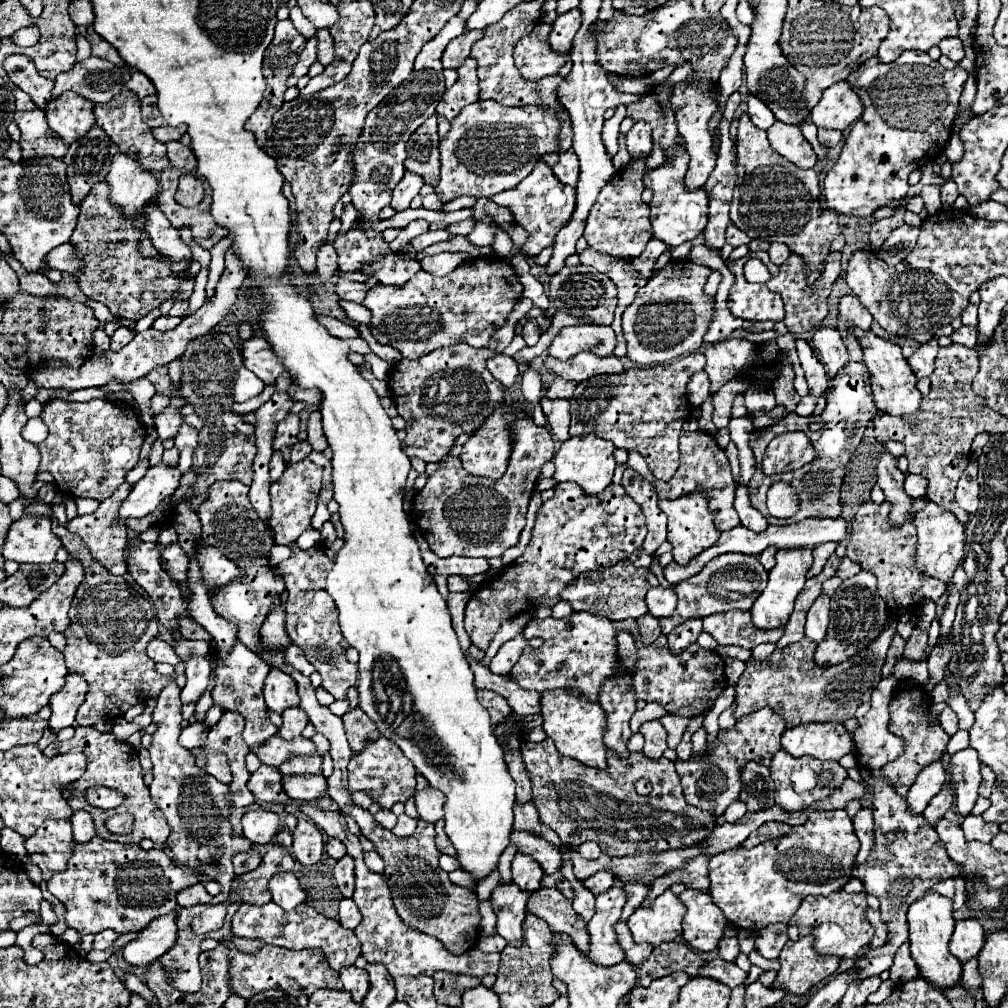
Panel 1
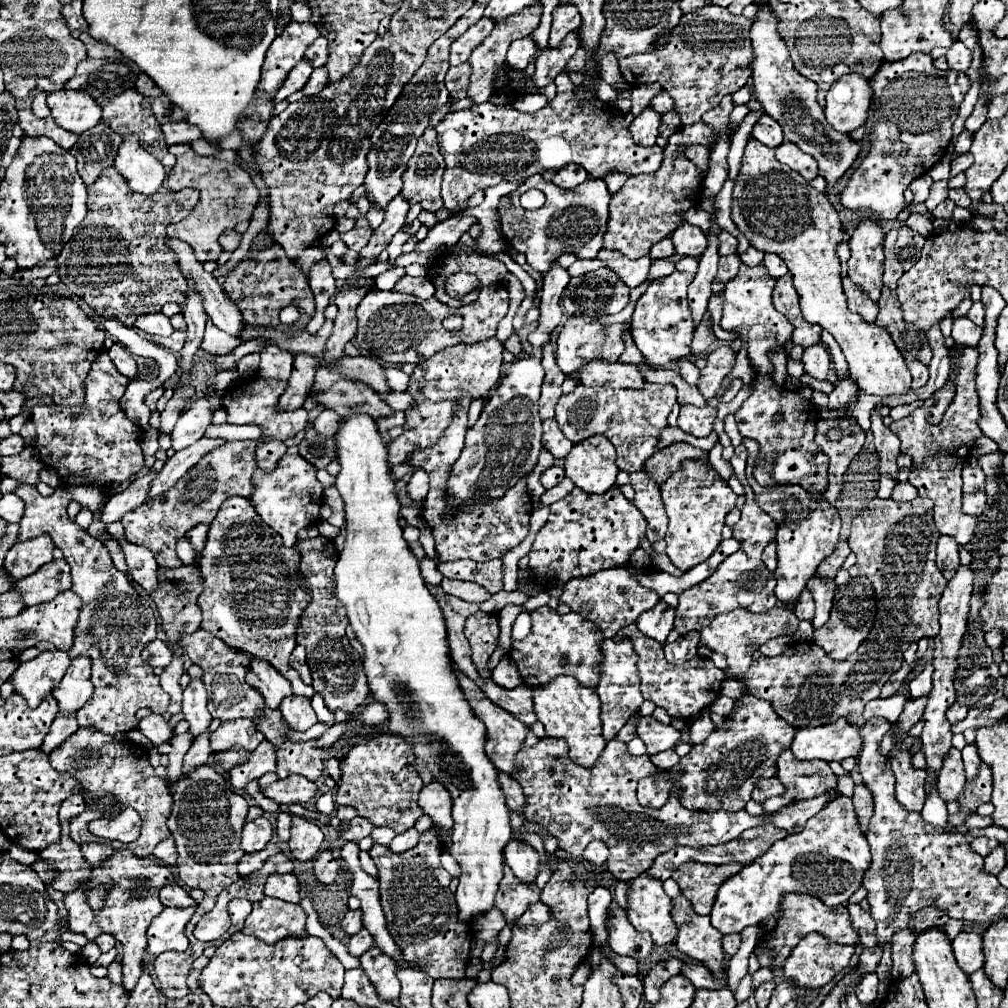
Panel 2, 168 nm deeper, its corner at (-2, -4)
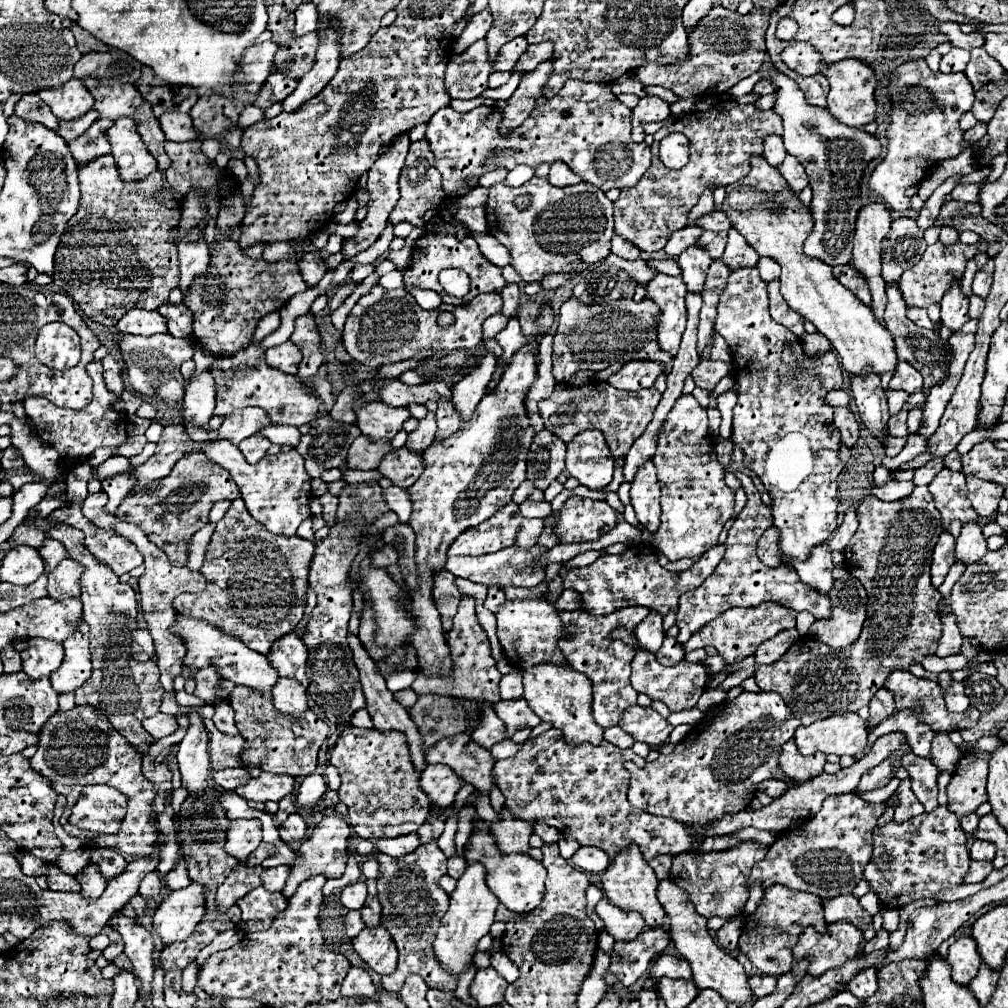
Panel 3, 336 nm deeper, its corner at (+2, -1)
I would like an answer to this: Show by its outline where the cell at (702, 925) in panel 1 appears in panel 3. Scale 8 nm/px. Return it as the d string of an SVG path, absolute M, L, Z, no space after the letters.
M666 878L658 886L658 900L660 900L662 908L666 910L666 914L670 918L670 938L672 938L672 942L674 942L676 950L688 960L688 964L692 968L694 984L698 988L712 988L712 990L720 992L722 998L726 998L726 1002L736 1002L738 1006L748 1002L752 998L752 990L748 986L748 976L746 976L742 964L738 964L732 954L728 954L726 950L722 950L714 942L714 938L708 934L706 918L696 914L692 902L688 900L688 894L682 888L674 886L674 882L670 882Z

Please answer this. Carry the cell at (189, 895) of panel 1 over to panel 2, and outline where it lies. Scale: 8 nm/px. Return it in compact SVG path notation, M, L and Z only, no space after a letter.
M170 883L162 887L162 893L158 895L164 907L192 907L196 901L188 895L186 889L182 889L178 883Z

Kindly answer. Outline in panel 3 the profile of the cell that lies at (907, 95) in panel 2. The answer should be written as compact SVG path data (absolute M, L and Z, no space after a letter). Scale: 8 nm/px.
M924 58L916 60L906 60L902 62L888 78L888 94L890 94L890 124L886 130L886 156L880 158L880 164L874 168L868 180L868 190L876 192L880 198L884 198L888 210L892 212L904 212L908 210L908 196L904 194L908 186L916 184L924 172L946 158L954 158L962 152L960 142L962 142L962 130L958 126L958 120L964 112L968 112L974 104L974 90L964 76L964 72L956 74L942 74L942 72L932 72L926 64Z

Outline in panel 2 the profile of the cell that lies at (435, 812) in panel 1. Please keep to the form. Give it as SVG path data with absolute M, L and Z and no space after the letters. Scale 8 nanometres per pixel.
M432 781L422 787L420 791L420 807L426 815L430 815L442 829L452 829L454 821L450 817L450 793L438 785L438 781Z

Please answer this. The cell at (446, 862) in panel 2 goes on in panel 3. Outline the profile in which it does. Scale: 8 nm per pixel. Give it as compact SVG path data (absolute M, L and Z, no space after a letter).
M454 854L454 856L448 858L448 874L450 874L452 878L460 878L464 868L466 868L466 860L464 860L464 856Z

